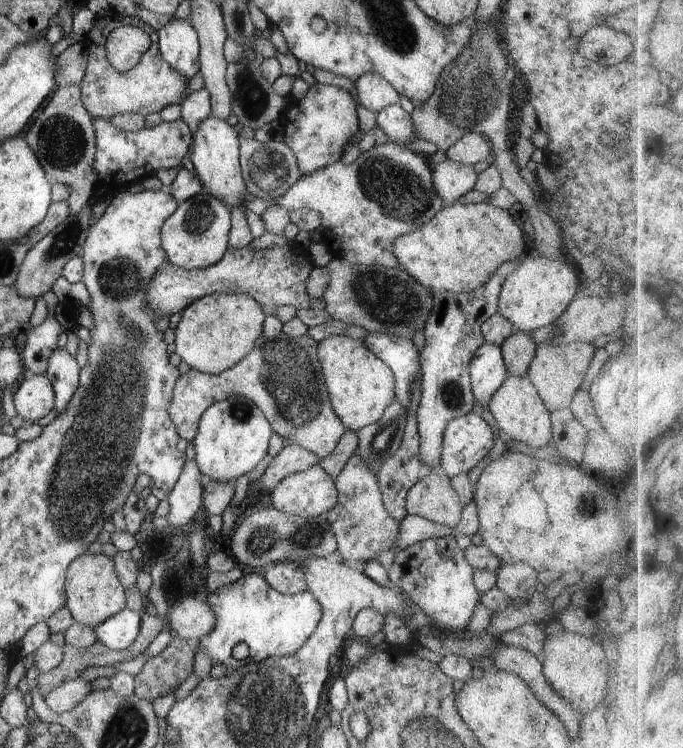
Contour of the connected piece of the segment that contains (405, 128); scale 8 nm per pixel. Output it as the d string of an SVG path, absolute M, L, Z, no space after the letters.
M399 103L383 108L376 114L376 122L388 136L388 140L396 144L408 144L416 139L417 132L412 117Z

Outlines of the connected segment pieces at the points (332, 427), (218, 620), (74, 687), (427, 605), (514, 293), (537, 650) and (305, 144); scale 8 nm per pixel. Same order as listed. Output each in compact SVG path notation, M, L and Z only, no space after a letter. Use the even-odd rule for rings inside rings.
M282 332L277 337L268 338L262 333L254 348L232 368L215 375L196 369L180 375L167 410L178 436L187 442L193 440L202 413L214 403L236 395L252 400L268 419L273 432L284 440L311 450L318 458L328 456L346 427L330 404L317 357L318 343L308 334L290 338Z
M261 571L244 574L235 582L218 587L214 592L208 592L206 602L213 610L215 625L206 636L199 638L197 642L193 642L193 648L196 650L197 646L200 651L206 651L213 666L224 665L230 672L242 667L244 663L257 663L274 657L296 654L316 630L322 616L321 606L310 591L306 590L297 595L283 595L268 586ZM240 642L244 642L249 648L249 657L245 660L237 660L231 653L232 648Z
M78 678L63 682L60 686L53 688L53 691L46 696L51 711L57 715L73 709L83 697L95 691L90 683Z
M454 534L432 537L395 553L395 559L387 570L387 578L393 586L406 593L412 602L433 620L433 628L444 635L453 636L468 626L481 594L473 583L473 568L466 562L464 551L456 544Z
M529 252L519 261L519 268L502 281L497 313L506 317L516 331L531 333L558 318L570 301L582 292L581 284L582 276L577 276L560 259L552 260Z
M528 622L518 625L515 629L503 632L498 637L498 640L505 645L527 650L541 658L546 636L544 634L543 626Z
M316 81L302 99L288 98L278 121L286 129L283 141L292 149L302 175L340 161L345 147L360 130L356 104L345 89Z

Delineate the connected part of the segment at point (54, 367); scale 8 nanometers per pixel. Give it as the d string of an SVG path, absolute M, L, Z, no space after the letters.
M65 347L51 352L44 375L53 384L57 415L66 410L66 405L78 386L80 369L81 366L76 363L75 356L70 355Z

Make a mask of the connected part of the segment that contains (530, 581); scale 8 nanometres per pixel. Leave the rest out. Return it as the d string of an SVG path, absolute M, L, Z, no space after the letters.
M516 563L511 565L501 564L495 571L497 576L496 586L510 600L526 600L536 593L539 580L537 570L530 565Z

